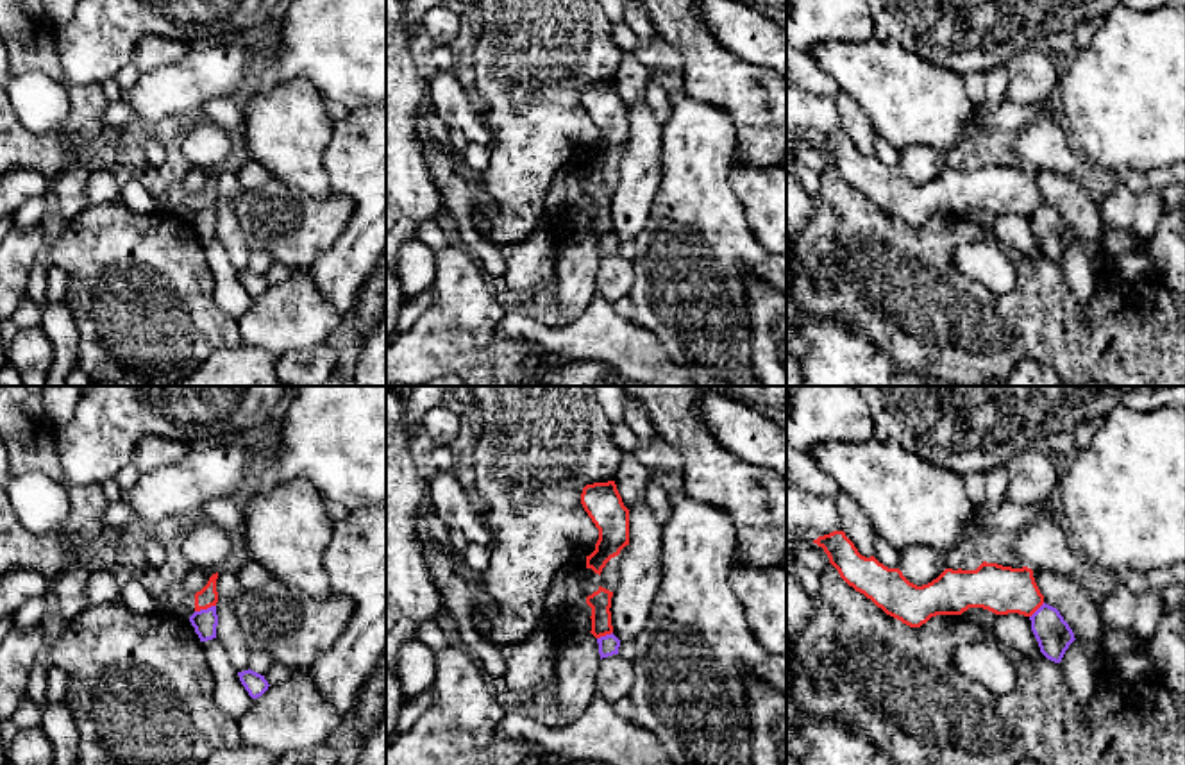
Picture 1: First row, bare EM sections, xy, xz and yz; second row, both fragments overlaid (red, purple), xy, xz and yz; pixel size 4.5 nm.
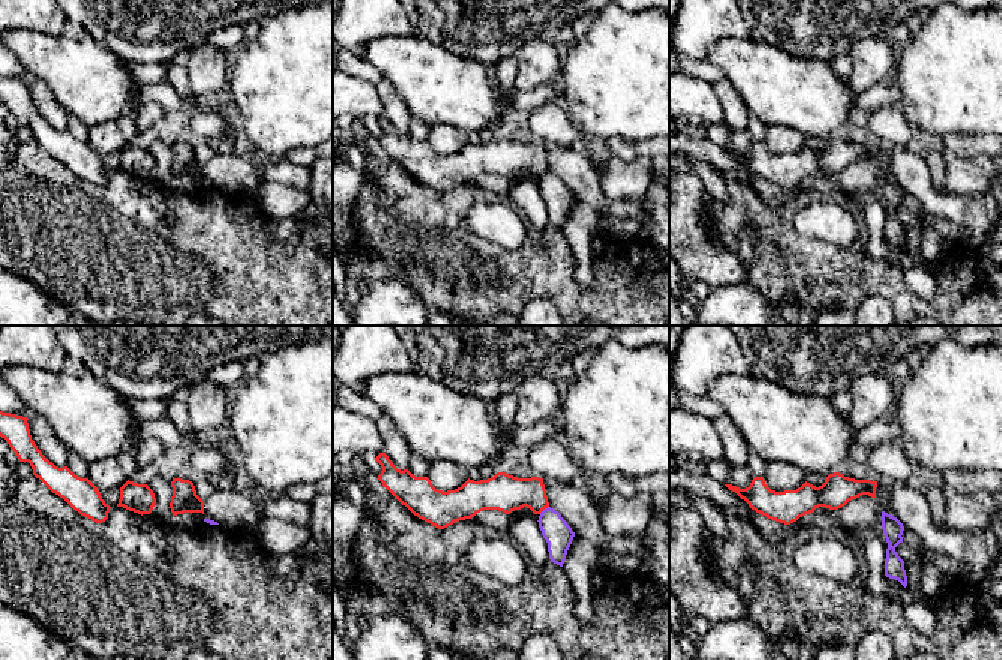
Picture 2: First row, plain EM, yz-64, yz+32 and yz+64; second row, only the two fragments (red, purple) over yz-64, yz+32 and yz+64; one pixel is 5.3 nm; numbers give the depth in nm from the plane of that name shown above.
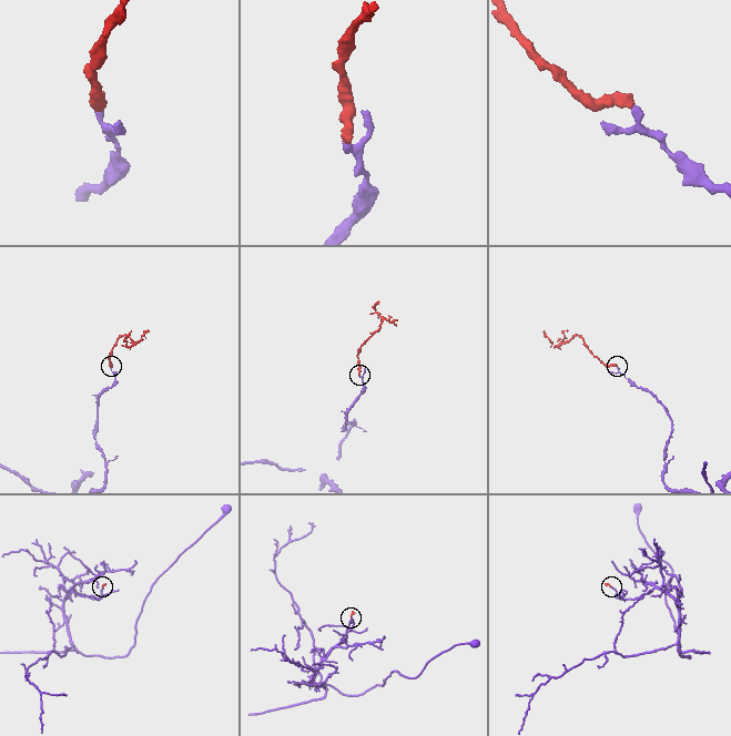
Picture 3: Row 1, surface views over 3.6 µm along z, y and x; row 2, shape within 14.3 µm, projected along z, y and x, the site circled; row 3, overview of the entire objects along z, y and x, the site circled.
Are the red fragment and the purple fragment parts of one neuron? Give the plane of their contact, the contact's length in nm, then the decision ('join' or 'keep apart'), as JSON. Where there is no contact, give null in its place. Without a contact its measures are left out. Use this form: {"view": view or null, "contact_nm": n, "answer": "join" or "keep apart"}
{"view": "xy", "contact_nm": 100, "answer": "keep apart"}

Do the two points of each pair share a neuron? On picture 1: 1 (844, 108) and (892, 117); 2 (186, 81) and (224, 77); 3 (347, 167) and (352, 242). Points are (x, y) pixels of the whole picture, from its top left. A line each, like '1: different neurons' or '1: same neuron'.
1: different neurons
2: same neuron
3: same neuron

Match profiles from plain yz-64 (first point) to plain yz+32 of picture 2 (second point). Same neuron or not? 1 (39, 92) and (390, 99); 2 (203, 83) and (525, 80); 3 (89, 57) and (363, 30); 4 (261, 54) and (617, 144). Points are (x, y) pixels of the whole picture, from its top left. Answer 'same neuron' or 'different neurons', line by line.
1: same neuron
2: same neuron
3: different neurons
4: different neurons

